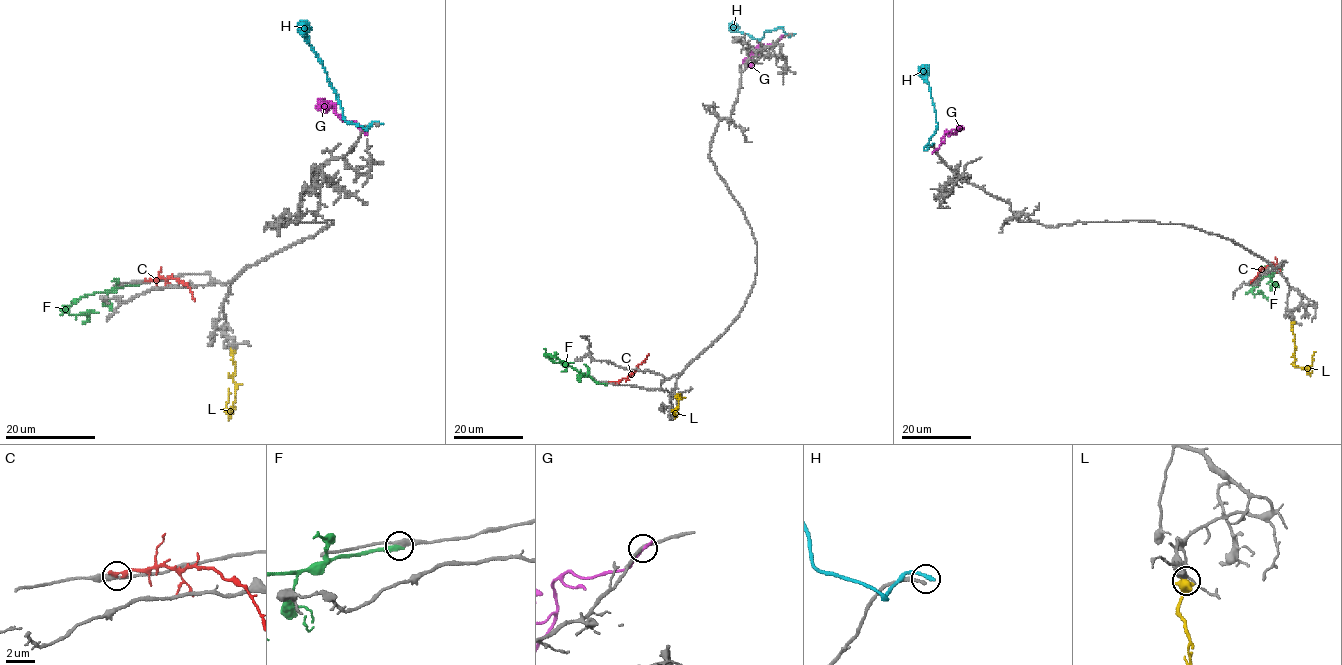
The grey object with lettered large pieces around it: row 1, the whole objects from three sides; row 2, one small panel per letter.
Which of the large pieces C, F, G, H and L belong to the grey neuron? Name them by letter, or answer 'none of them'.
none of them

